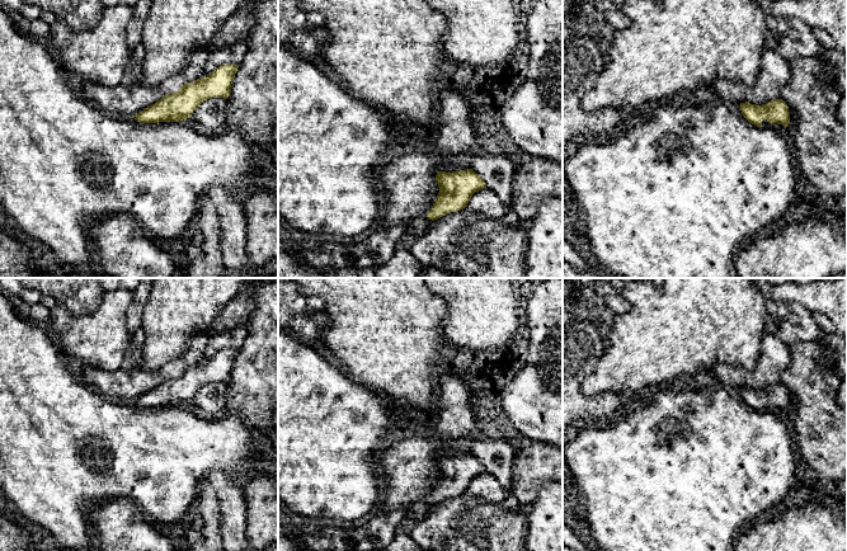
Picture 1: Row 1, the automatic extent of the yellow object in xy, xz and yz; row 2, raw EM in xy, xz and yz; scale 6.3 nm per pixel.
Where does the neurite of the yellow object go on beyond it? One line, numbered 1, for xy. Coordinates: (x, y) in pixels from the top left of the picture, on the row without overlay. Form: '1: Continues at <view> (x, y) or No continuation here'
1: No continuation here

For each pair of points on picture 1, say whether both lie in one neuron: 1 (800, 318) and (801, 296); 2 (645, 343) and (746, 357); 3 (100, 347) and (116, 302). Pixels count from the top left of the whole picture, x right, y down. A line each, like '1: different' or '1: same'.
1: different
2: same
3: same

